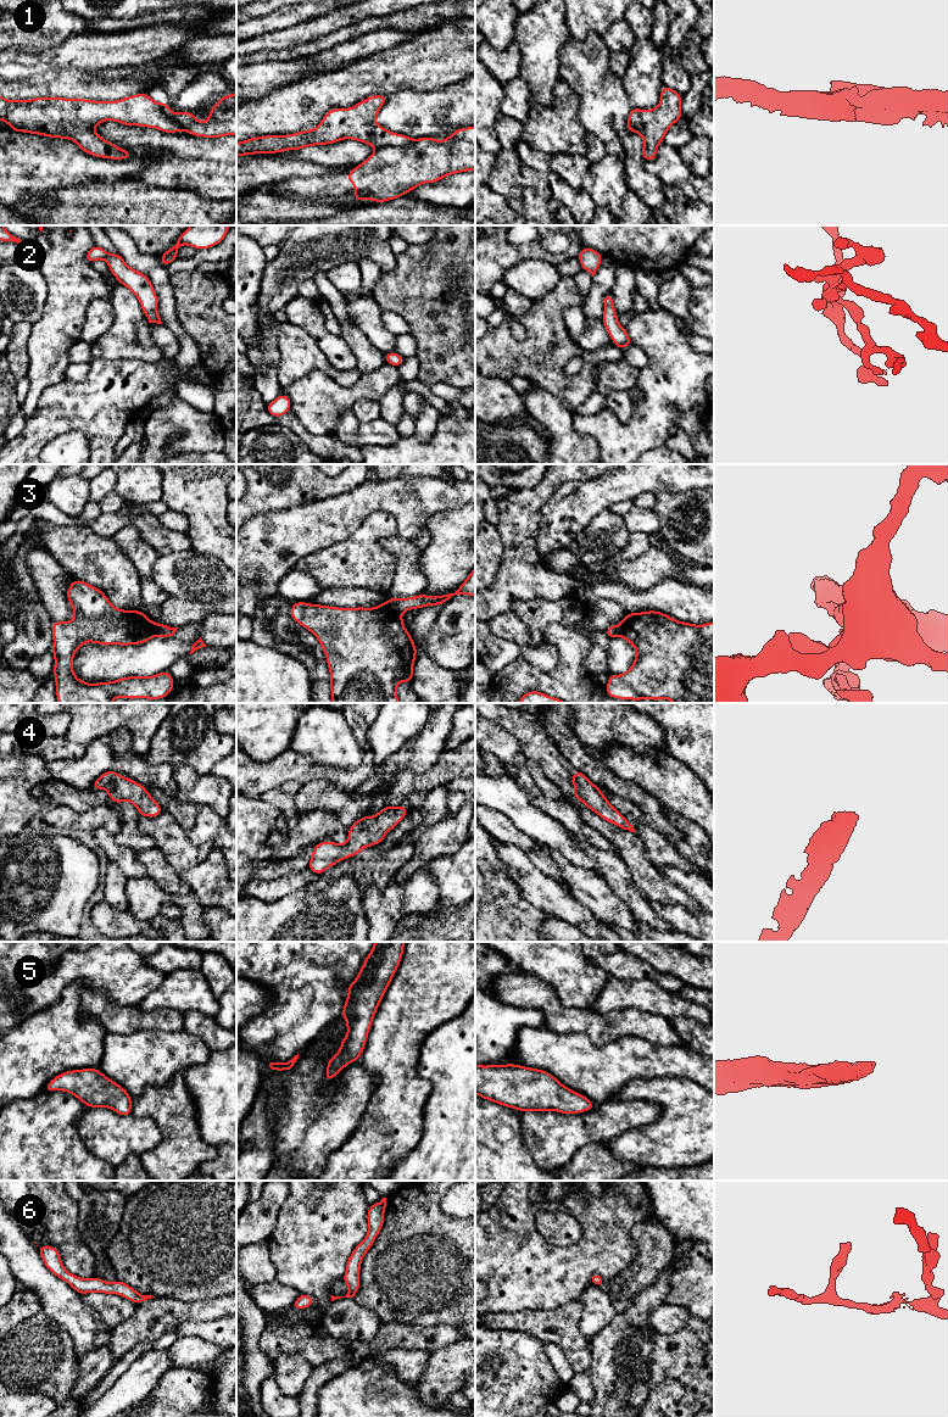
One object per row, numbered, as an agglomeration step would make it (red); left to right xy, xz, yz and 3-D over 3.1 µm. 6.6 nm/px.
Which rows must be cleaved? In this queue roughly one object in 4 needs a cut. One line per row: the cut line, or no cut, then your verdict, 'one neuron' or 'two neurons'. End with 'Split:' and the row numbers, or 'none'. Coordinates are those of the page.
1: cut xz (416, 140), (406, 145), (386, 145), (378, 149); two neurons
2: cut none; one neuron
3: cut xz (385, 603), (400, 613); two neurons
4: cut none; one neuron
5: cut none; one neuron
6: cut none; one neuron
Split: 1, 3

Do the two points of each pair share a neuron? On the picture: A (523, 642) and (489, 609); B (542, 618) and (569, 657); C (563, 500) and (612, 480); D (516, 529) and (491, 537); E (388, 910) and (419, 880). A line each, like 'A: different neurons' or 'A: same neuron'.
A: different neurons
B: different neurons
C: same neuron
D: different neurons
E: same neuron

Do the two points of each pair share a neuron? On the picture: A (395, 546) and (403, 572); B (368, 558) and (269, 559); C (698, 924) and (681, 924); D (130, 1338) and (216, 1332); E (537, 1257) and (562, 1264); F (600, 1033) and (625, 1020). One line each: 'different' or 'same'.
A: same
B: different
C: same
D: different
E: same
F: same

